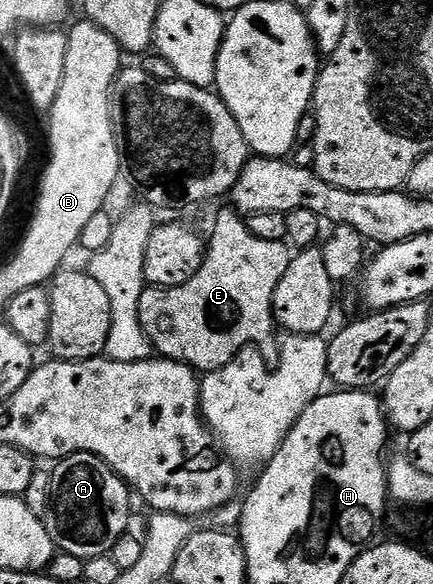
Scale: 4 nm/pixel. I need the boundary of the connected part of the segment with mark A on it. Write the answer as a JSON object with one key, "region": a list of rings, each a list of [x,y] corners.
{"region":[[[77,452],[57,461],[50,472],[50,506],[44,517],[55,549],[83,561],[111,555],[129,529],[130,496],[126,481],[99,456]]]}

